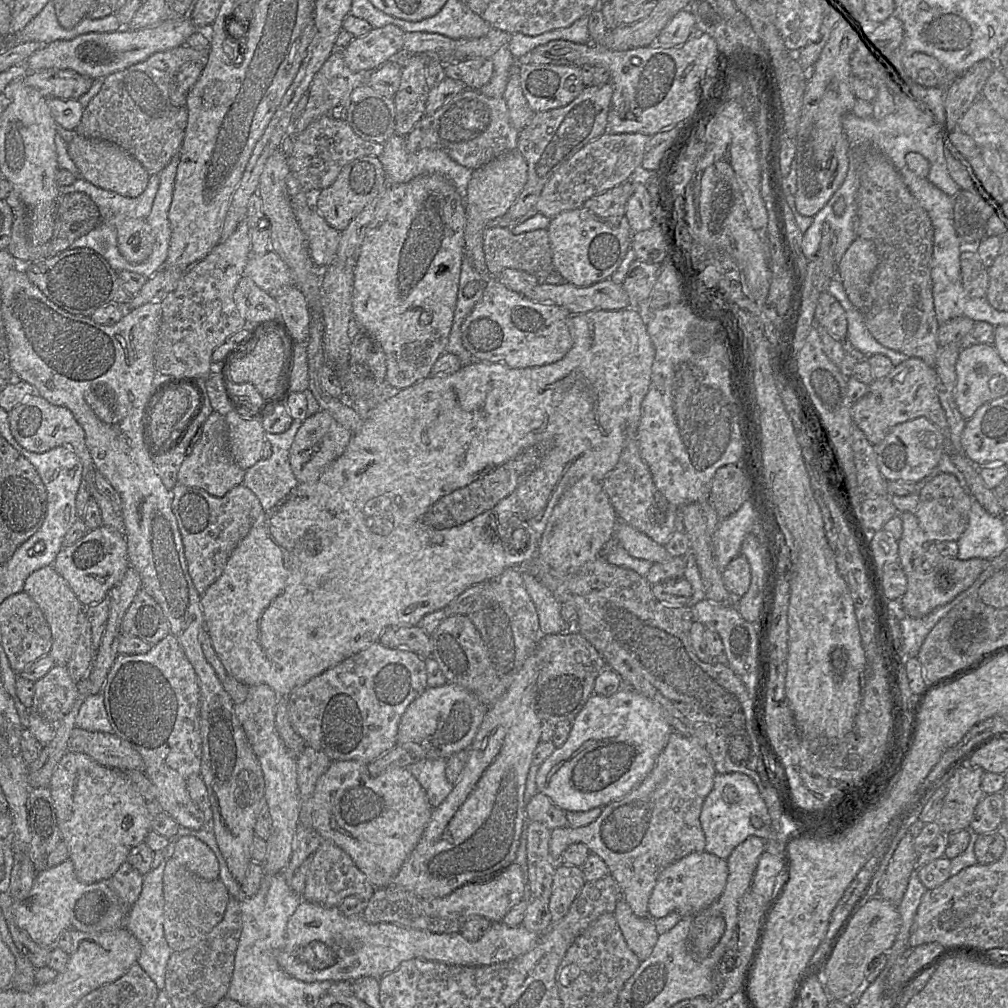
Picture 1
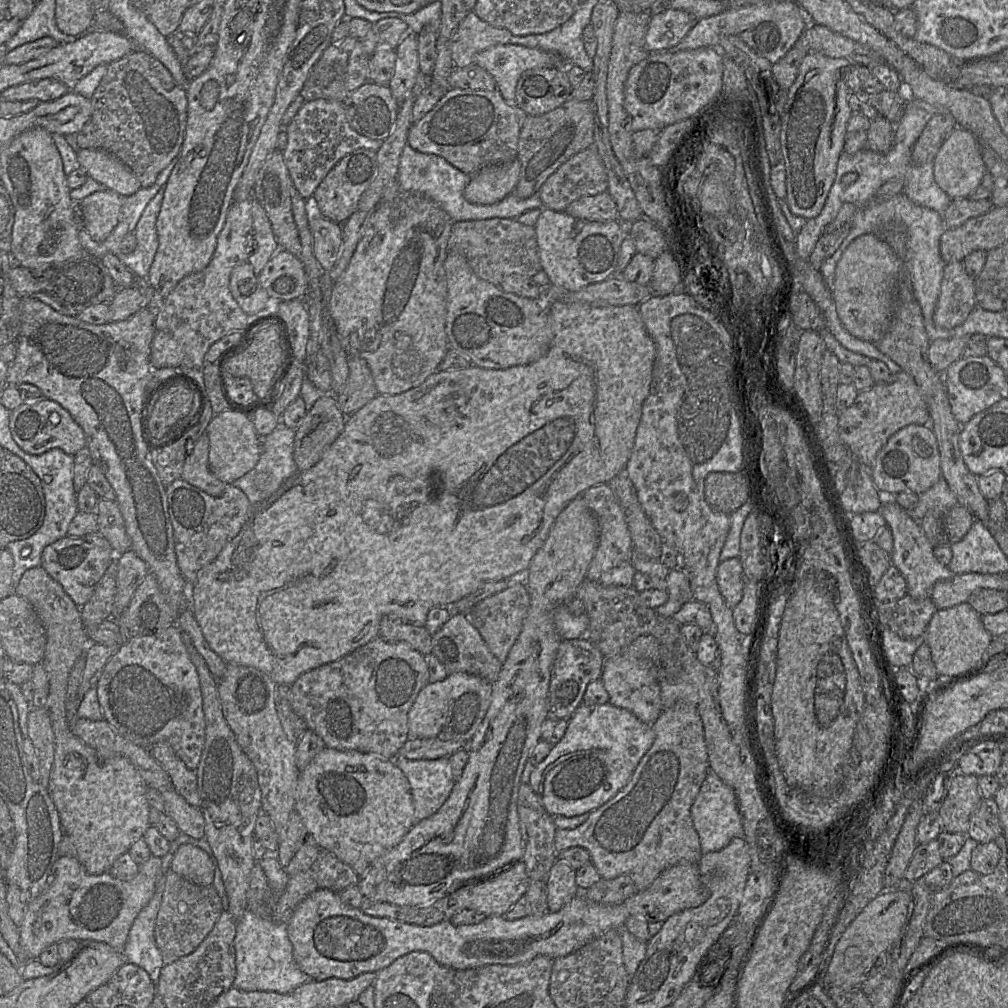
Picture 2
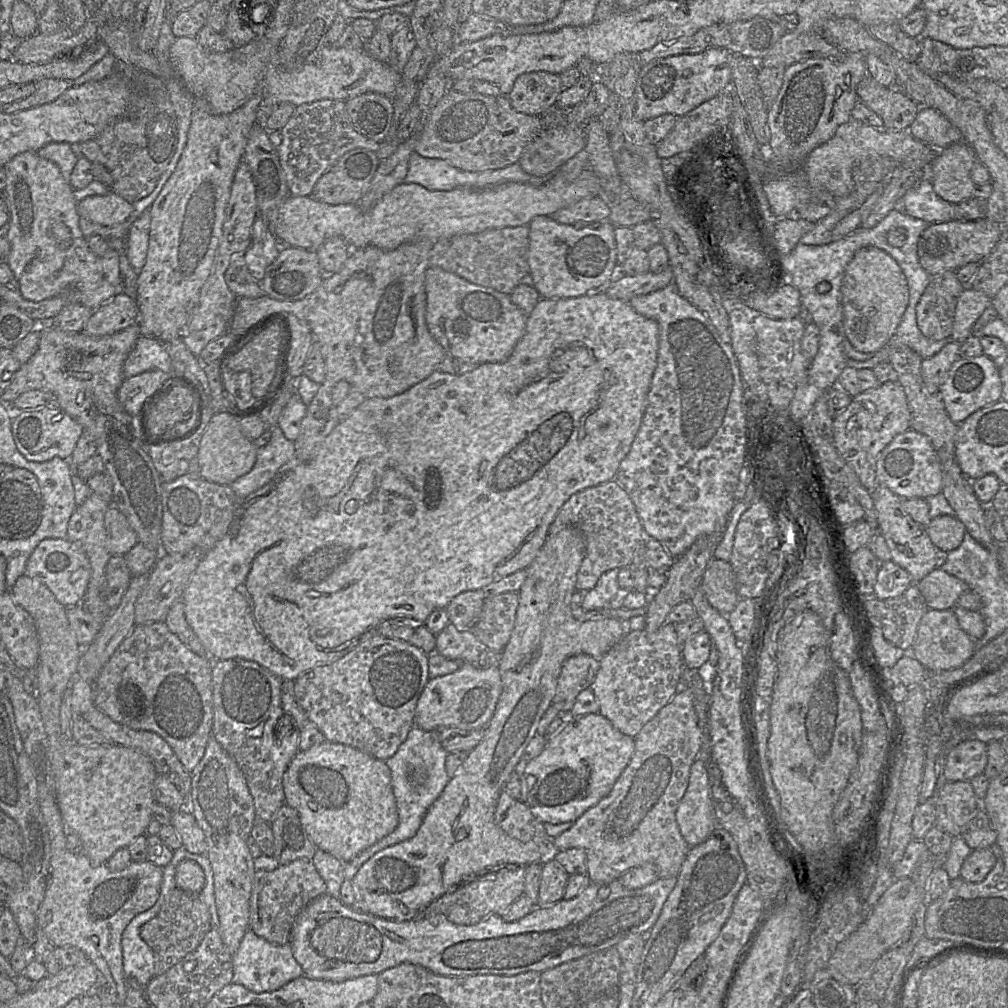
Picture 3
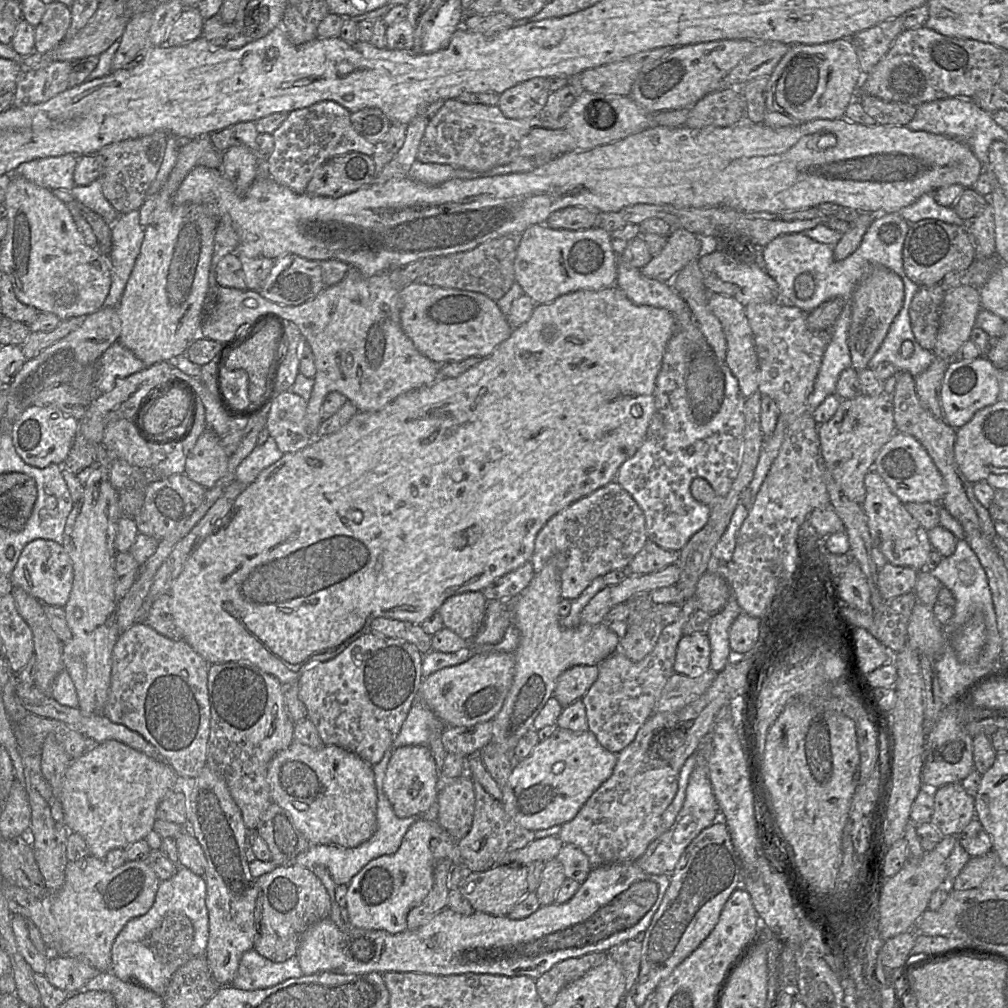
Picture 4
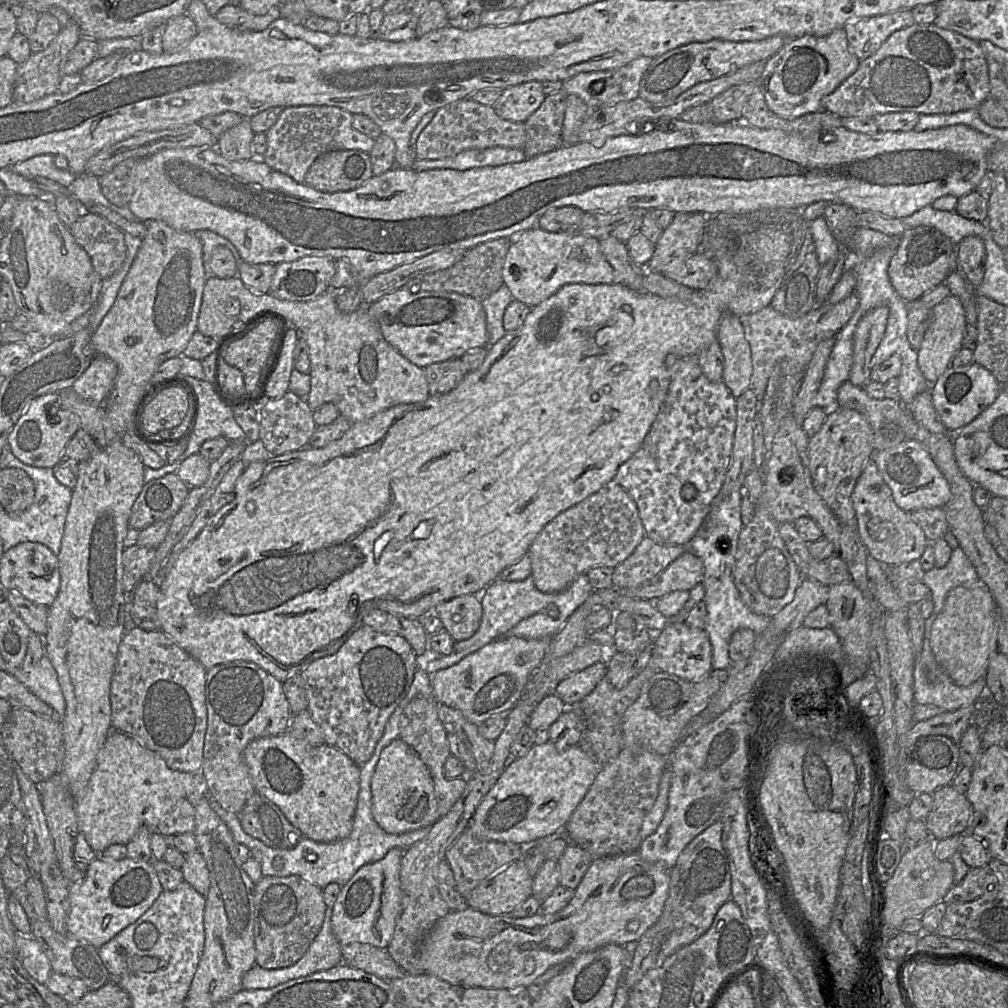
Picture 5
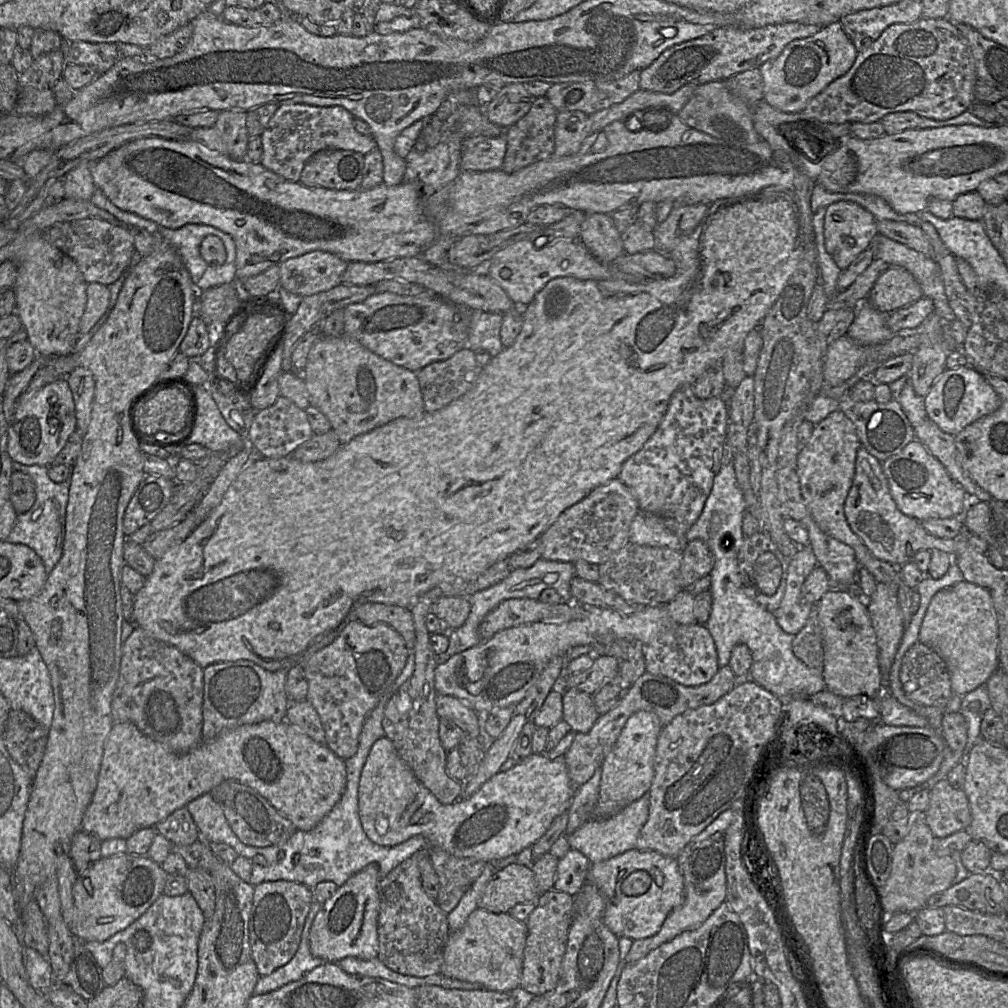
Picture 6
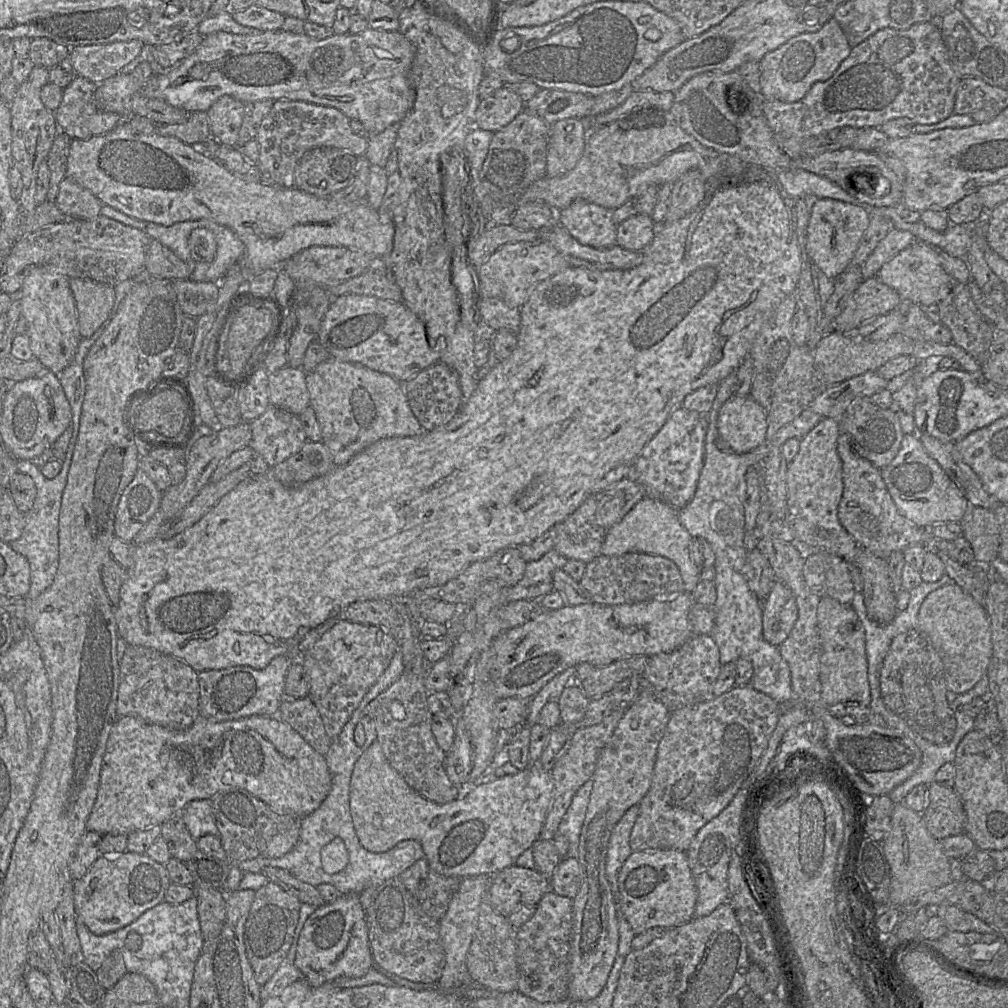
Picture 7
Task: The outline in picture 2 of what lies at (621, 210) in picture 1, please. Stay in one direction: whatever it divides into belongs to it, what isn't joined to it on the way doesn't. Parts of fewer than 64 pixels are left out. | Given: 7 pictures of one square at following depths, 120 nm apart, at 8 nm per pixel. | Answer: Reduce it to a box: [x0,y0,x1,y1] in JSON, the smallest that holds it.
[564,191,618,222]

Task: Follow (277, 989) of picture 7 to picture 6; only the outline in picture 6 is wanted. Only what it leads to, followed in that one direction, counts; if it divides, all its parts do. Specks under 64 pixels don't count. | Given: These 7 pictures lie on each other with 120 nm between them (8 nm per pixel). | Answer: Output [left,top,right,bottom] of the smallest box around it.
[253,918,324,995]

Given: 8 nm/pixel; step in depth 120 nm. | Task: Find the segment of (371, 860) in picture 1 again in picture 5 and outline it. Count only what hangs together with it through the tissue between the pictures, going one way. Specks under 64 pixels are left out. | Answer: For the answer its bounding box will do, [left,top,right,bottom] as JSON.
[243,730,360,843]

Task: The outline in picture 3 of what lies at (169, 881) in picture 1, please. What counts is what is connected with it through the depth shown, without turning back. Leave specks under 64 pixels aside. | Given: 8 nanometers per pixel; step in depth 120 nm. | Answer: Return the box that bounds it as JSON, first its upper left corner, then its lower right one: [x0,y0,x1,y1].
[141,888,211,976]

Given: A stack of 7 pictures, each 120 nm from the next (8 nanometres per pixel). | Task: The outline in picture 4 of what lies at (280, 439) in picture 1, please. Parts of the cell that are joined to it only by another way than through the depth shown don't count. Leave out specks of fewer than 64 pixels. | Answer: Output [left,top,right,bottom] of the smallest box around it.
[235,437,283,486]

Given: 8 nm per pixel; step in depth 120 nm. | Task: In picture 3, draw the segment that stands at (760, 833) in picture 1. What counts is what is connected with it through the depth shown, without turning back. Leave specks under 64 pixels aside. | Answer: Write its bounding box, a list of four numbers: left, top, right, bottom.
[676,758,718,847]

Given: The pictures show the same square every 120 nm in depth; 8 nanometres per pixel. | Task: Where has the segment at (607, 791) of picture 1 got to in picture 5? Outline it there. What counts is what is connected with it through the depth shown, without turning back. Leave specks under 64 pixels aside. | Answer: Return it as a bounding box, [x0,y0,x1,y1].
[467,740,603,844]

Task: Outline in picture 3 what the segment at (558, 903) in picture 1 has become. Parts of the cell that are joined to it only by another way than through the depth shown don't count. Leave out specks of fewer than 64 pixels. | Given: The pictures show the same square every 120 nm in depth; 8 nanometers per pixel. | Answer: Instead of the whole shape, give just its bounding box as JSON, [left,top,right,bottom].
[536,859,569,907]

